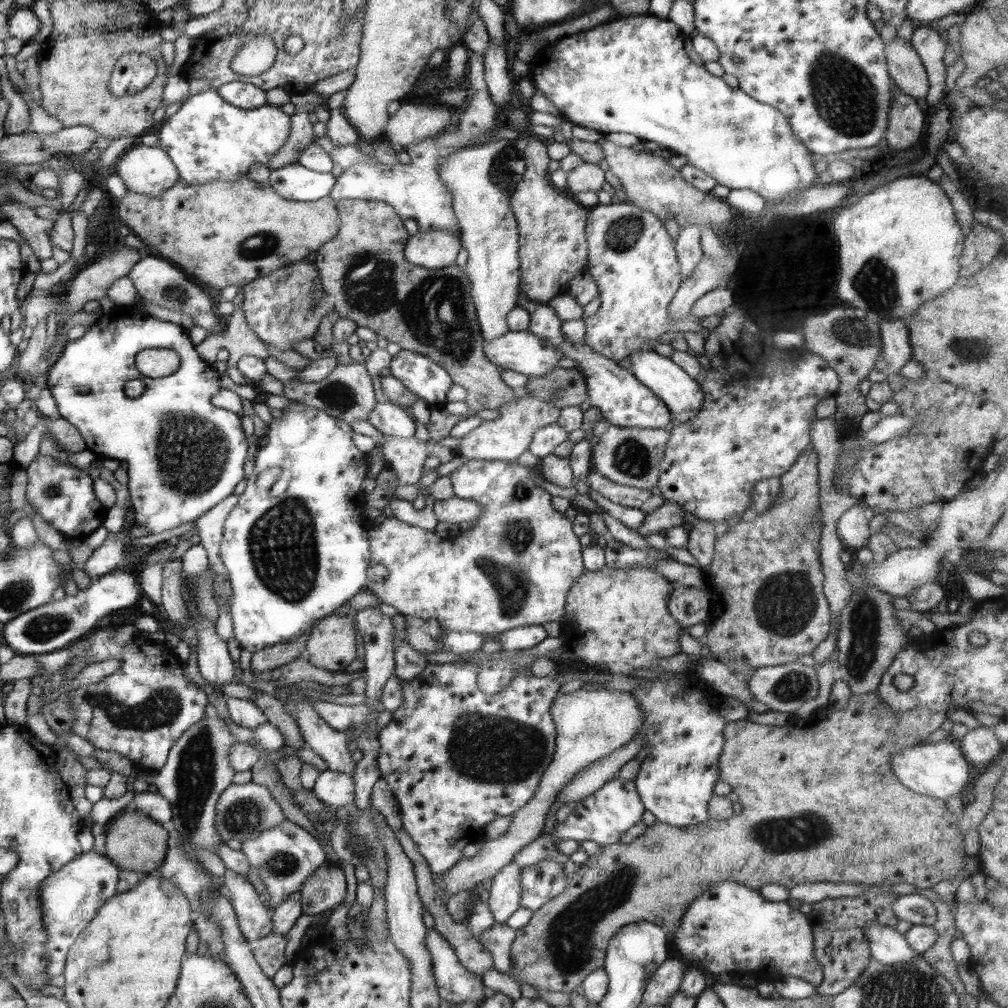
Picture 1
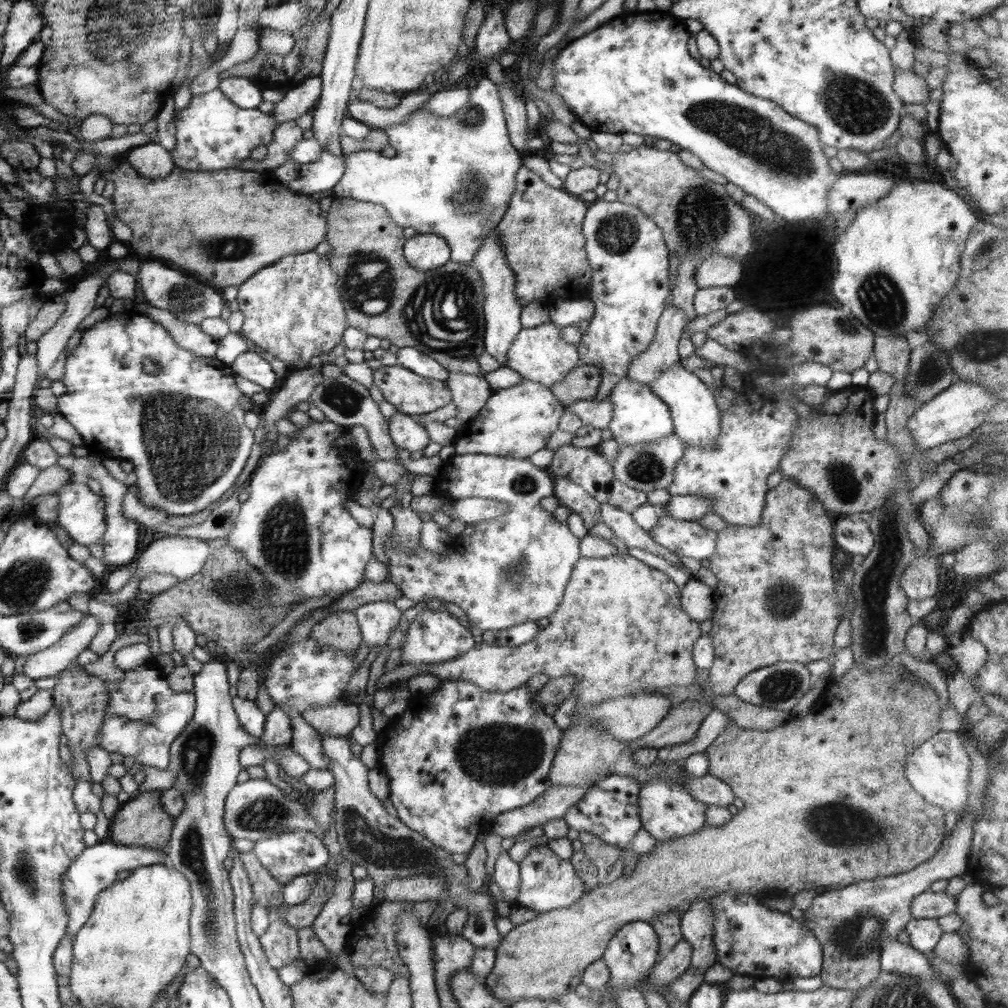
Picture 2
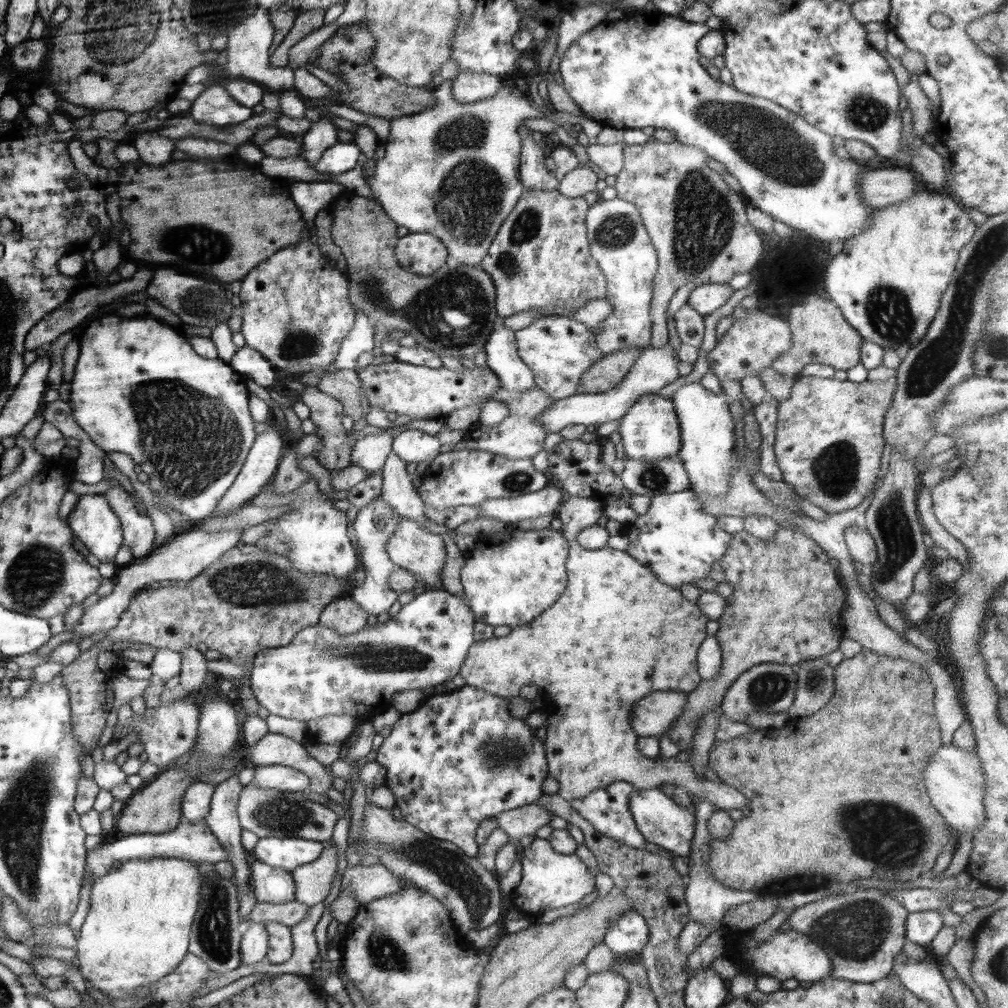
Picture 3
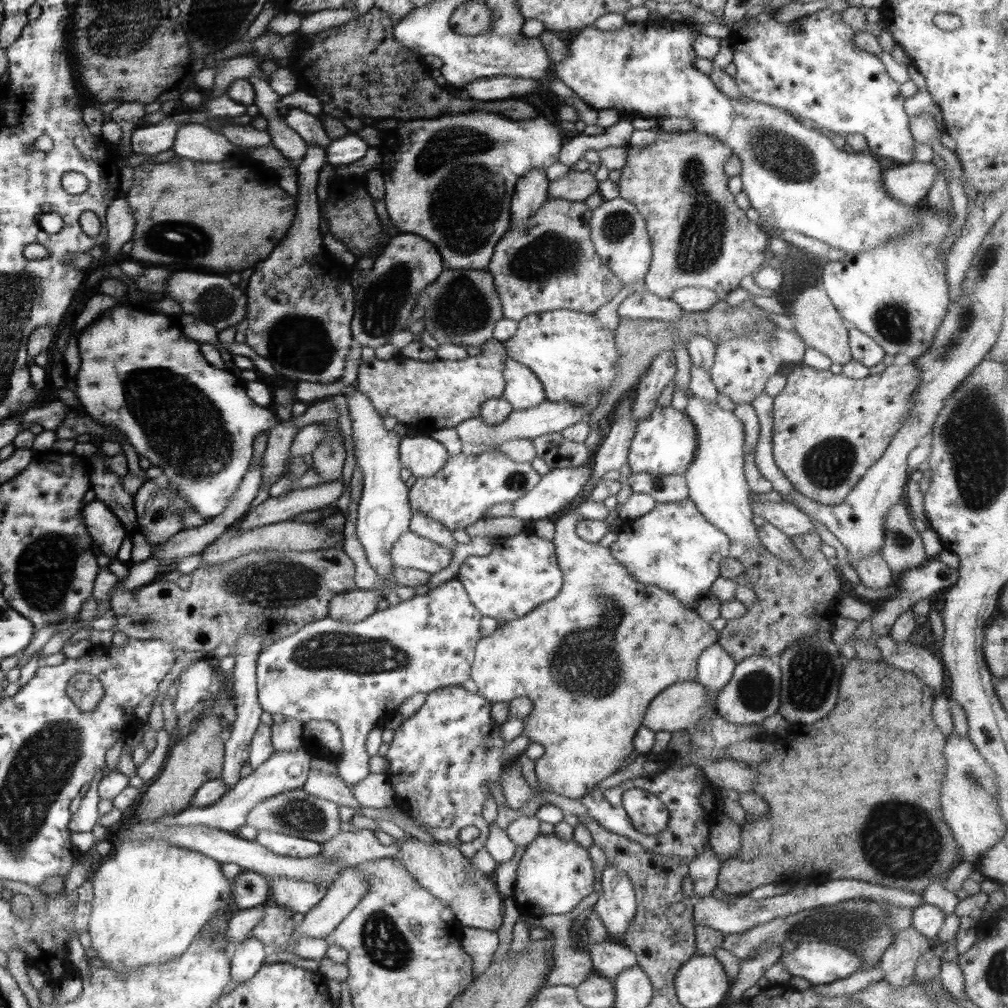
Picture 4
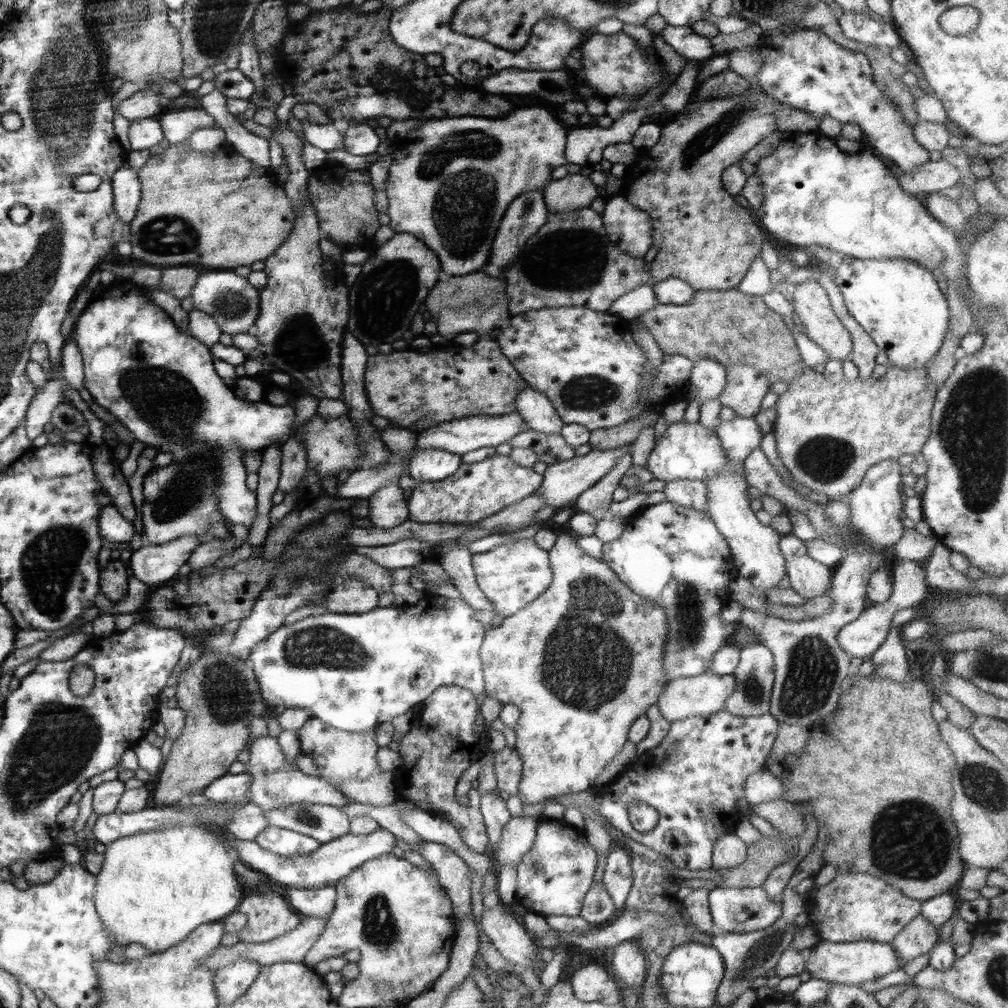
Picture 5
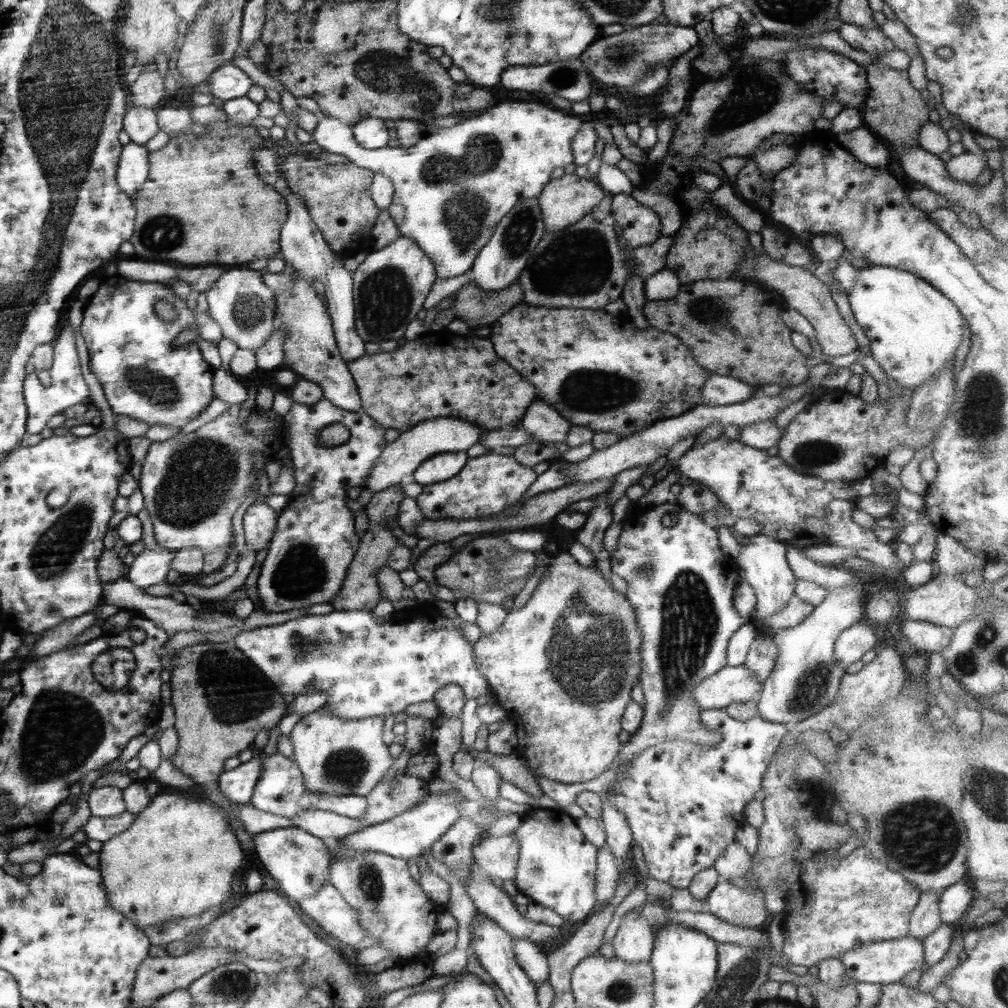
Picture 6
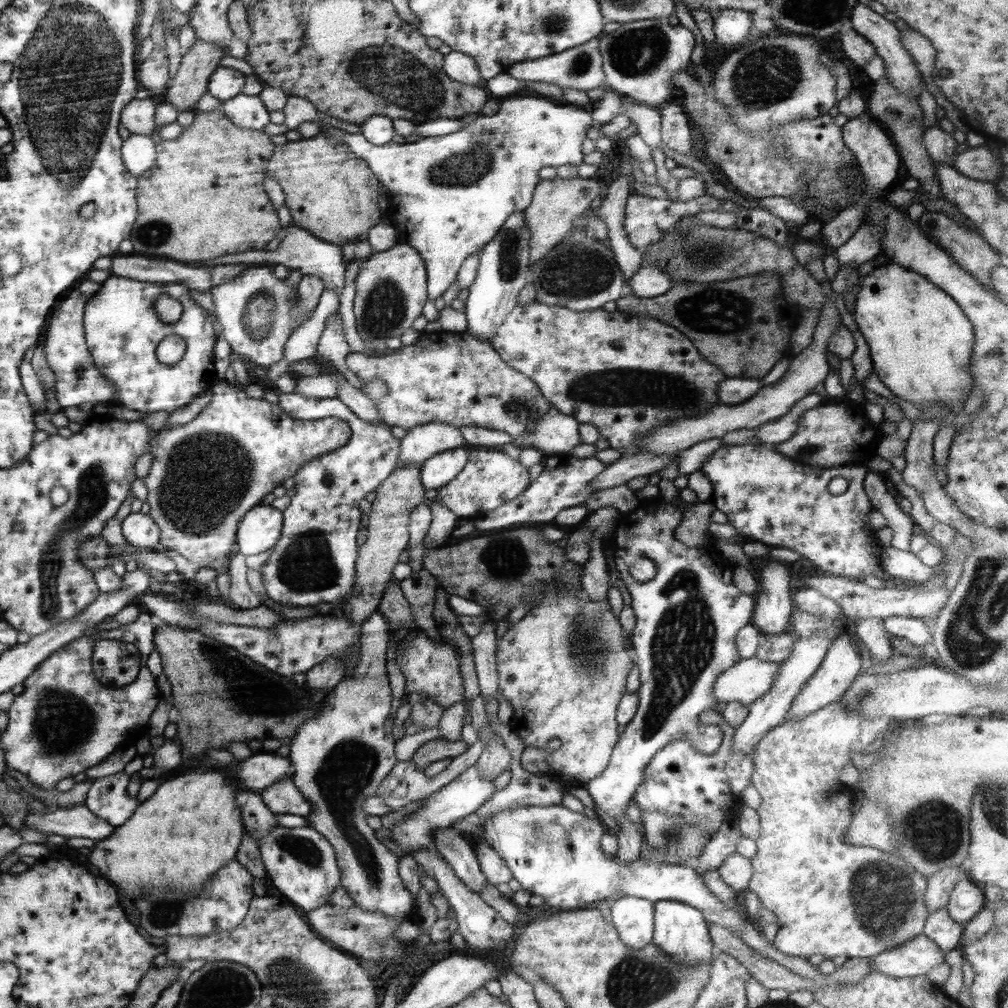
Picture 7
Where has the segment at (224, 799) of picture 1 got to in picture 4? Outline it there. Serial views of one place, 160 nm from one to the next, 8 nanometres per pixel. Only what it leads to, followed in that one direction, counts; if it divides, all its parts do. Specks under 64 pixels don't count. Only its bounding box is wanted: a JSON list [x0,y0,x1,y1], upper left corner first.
[246,789,341,844]

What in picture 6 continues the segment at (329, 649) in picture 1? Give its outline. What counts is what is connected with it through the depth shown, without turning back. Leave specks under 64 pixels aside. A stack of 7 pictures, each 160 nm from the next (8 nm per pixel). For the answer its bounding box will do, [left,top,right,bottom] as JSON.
[330,483,406,611]

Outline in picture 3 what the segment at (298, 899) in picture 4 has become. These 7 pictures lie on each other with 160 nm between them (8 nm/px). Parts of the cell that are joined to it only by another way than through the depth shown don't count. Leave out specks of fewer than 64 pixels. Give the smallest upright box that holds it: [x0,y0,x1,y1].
[251,857,295,903]

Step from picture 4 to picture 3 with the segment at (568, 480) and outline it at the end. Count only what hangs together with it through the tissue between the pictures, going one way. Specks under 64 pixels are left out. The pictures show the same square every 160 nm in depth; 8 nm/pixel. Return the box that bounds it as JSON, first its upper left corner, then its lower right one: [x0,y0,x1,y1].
[477,482,565,523]

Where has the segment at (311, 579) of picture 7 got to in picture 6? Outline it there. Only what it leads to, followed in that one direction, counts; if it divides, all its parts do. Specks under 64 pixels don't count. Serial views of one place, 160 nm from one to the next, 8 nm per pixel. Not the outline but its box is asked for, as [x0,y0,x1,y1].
[257,400,387,613]

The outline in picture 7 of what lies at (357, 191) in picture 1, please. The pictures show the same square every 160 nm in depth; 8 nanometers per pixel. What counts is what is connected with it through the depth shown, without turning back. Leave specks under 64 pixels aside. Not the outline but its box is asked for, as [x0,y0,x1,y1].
[322,96,593,301]

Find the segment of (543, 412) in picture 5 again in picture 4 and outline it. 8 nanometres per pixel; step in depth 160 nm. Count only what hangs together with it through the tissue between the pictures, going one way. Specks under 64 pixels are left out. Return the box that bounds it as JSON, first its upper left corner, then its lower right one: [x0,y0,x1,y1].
[503,354,547,410]

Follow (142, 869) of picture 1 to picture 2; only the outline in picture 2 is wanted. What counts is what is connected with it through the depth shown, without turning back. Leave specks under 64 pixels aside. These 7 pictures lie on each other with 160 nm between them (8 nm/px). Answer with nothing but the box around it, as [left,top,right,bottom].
[108,790,174,849]

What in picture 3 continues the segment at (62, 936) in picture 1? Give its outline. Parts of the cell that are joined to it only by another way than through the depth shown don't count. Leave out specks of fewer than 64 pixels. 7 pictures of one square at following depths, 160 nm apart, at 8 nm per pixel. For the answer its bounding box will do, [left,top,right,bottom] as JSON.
[82,823,229,886]

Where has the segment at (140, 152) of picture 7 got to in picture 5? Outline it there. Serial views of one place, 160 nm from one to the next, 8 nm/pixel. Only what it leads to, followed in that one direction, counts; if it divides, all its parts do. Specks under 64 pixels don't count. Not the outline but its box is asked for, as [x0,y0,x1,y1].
[113,163,141,224]

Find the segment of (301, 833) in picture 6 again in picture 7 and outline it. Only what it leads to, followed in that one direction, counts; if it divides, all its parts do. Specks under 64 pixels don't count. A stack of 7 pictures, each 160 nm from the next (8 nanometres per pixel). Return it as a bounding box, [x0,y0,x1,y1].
[259,826,340,914]

